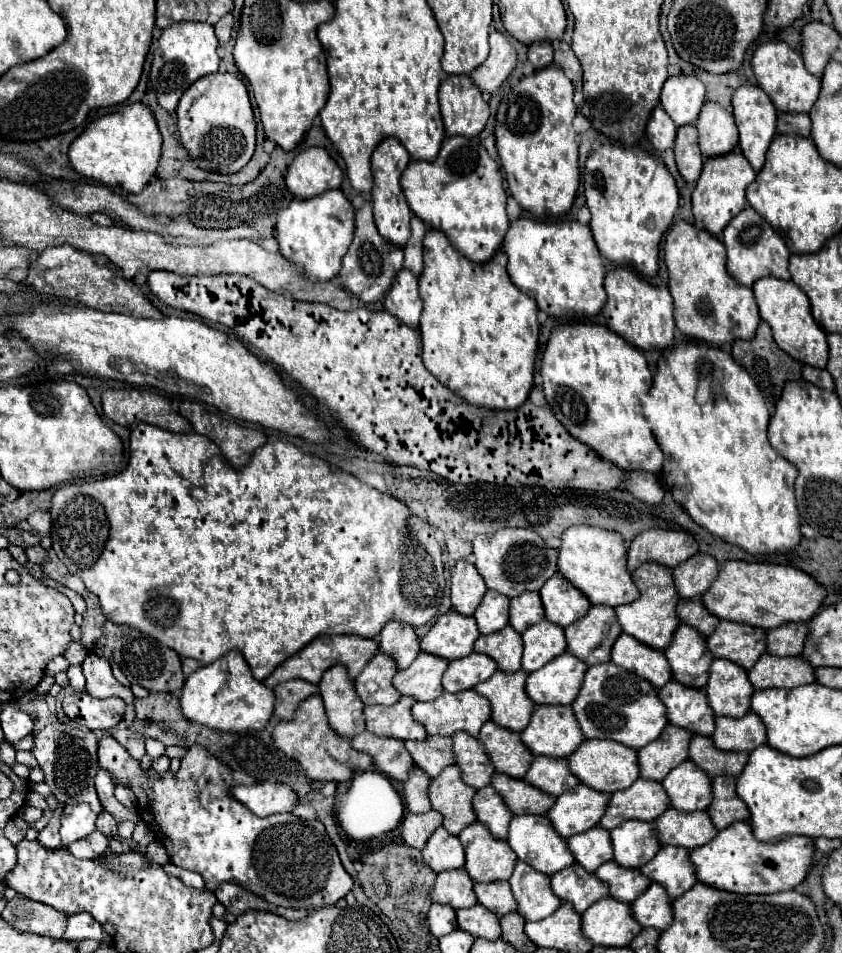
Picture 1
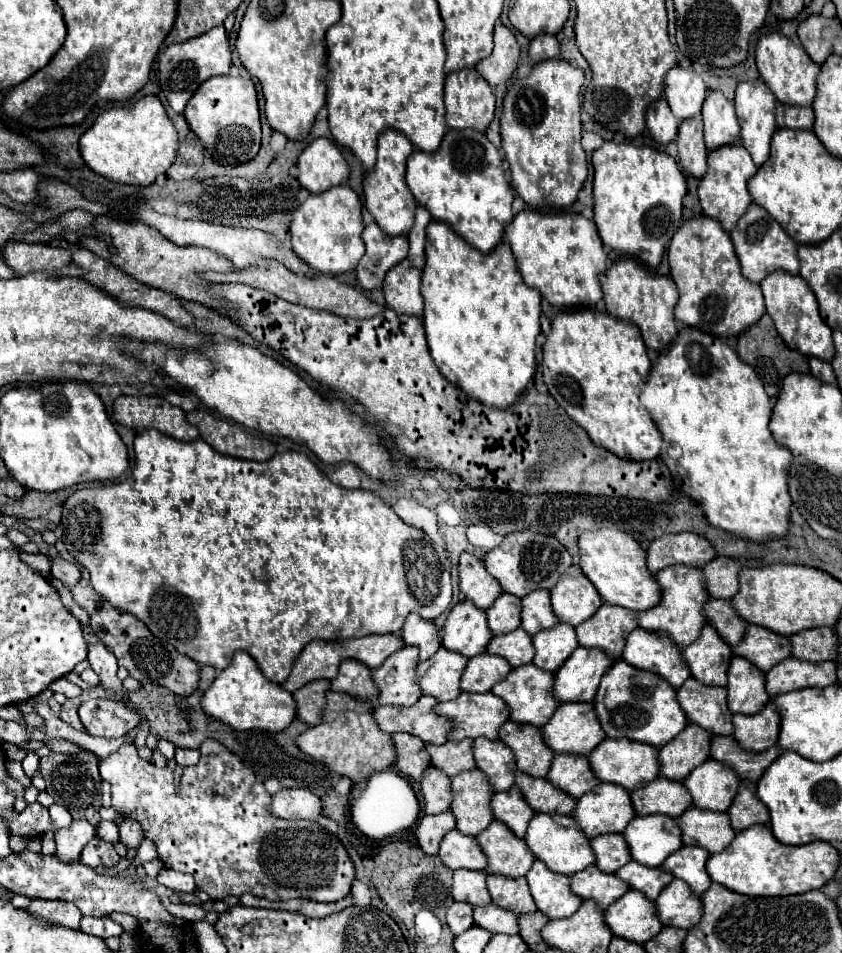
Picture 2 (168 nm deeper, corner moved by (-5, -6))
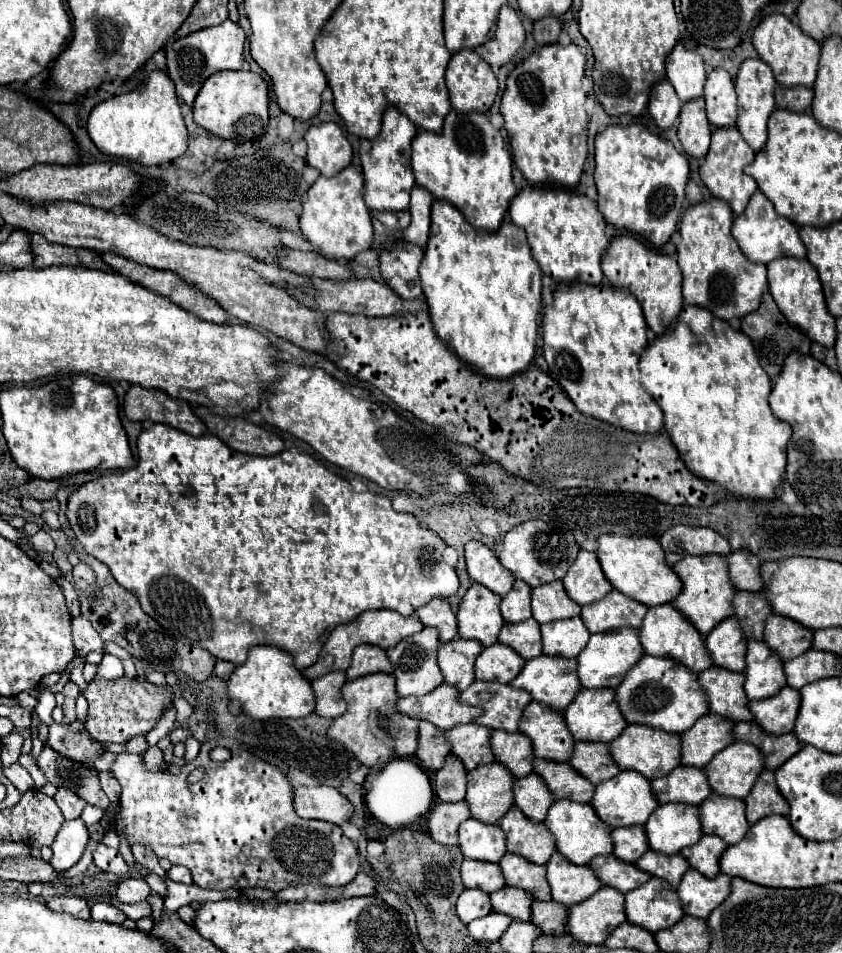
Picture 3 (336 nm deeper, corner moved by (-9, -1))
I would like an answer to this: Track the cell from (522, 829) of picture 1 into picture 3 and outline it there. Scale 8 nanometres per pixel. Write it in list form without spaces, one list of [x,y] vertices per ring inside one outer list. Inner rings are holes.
[[[553,802],[549,812],[547,812],[545,826],[555,838],[557,852],[561,852],[573,864],[581,864],[583,866],[583,864],[589,864],[591,858],[595,858],[595,856],[613,852],[609,828],[603,826],[603,822],[599,822],[599,818],[595,818],[595,810],[591,810],[589,804]]]

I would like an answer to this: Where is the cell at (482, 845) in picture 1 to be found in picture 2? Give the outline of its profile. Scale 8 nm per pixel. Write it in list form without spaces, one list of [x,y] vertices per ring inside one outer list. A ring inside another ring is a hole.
[[[493,821],[483,833],[477,835],[477,841],[489,859],[487,873],[501,873],[515,879],[525,877],[535,861],[535,855],[531,855],[525,839],[511,835],[505,823]]]

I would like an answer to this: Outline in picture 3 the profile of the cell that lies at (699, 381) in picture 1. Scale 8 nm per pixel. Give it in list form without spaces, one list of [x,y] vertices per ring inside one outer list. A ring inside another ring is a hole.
[[[683,306],[677,324],[645,348],[639,360],[639,382],[663,410],[665,430],[691,474],[753,502],[775,498],[785,474],[785,450],[791,440],[791,426],[775,420],[767,402],[771,380],[759,366],[755,350],[743,332],[733,330],[727,322],[707,314],[699,306]]]

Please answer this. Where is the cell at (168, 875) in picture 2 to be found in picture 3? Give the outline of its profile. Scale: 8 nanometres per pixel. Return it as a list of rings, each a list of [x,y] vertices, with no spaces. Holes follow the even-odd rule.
[[[171,866],[171,870],[167,872],[167,876],[173,882],[183,882],[183,884],[191,884],[191,872],[185,866]]]

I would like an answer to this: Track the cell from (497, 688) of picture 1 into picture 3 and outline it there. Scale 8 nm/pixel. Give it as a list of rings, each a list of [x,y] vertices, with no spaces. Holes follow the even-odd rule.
[[[543,654],[527,660],[509,684],[527,690],[531,700],[553,710],[565,710],[579,690],[579,682],[575,682],[575,660]]]

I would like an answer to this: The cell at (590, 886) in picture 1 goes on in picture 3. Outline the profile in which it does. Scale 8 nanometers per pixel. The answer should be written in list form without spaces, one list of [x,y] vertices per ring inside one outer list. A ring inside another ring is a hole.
[[[613,854],[609,856],[597,856],[589,862],[589,868],[595,872],[595,876],[601,880],[603,886],[611,886],[623,894],[629,890],[635,890],[637,886],[645,884],[651,876],[643,874],[635,864],[625,864],[619,862]]]

